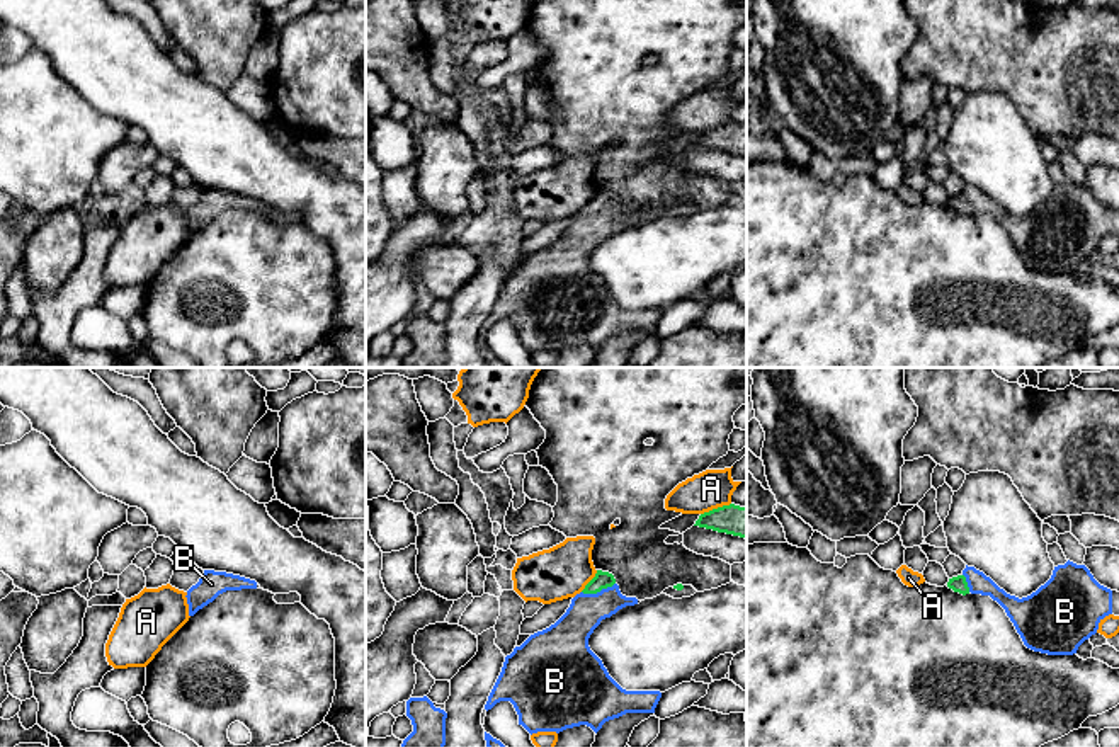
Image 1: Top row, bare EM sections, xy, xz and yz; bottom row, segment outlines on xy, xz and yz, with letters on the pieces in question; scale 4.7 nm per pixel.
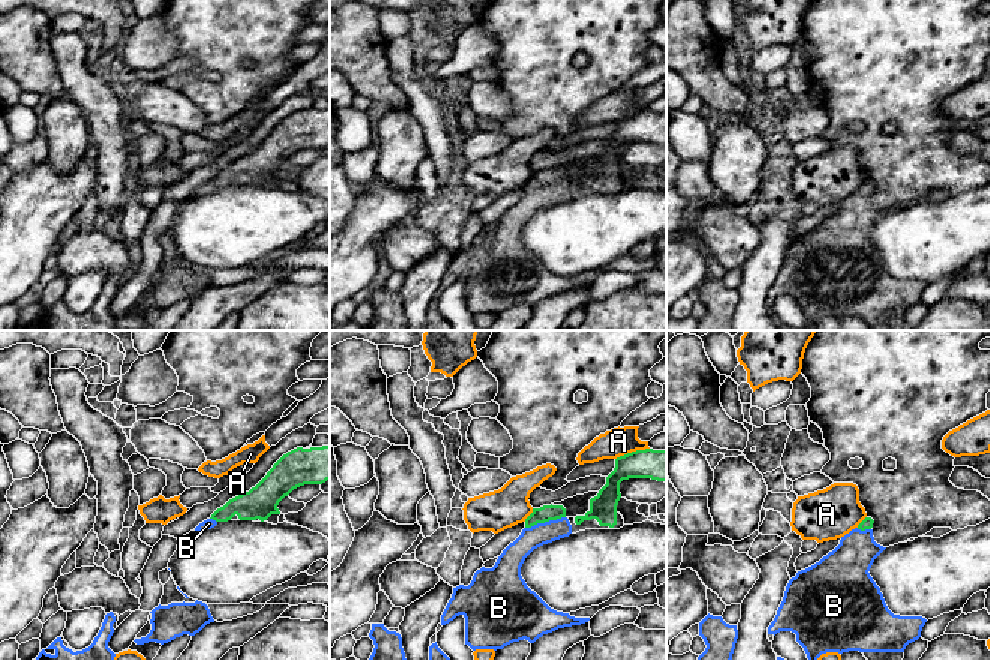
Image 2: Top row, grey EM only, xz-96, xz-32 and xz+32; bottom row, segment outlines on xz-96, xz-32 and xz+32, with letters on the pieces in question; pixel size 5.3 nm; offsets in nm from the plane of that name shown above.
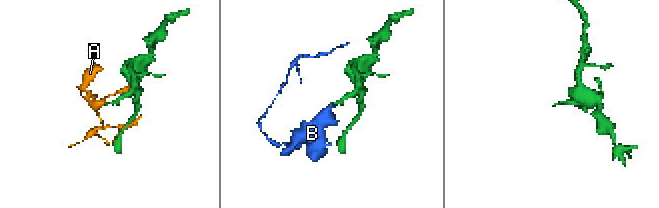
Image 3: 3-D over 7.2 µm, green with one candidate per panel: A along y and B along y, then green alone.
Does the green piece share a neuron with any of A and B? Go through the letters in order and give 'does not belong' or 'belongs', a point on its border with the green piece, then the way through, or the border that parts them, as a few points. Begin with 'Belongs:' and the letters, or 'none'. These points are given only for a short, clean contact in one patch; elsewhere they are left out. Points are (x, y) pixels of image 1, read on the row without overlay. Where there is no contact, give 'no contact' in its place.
Belongs: B
A: does not belong | xz (715, 128)
B: belongs | xz (597, 210) | across xz (602, 198), (597, 210), (597, 218), (570, 252)

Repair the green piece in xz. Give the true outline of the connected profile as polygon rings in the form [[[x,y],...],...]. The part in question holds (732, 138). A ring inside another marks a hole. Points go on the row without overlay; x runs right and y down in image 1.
[[[723,124],[699,134],[694,145],[747,158],[747,126]]]

